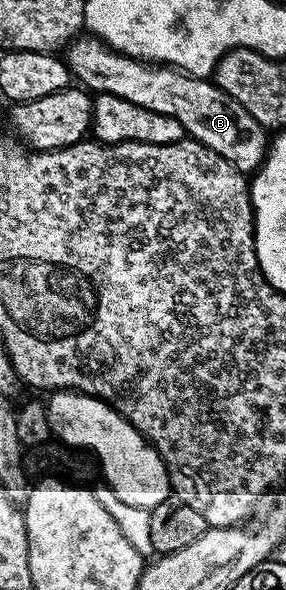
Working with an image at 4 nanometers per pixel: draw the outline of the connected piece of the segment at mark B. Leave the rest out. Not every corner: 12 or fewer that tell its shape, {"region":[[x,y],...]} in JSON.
{"region":[[89,33],[65,48],[91,92],[176,117],[240,172],[267,128],[209,78],[122,55]]}

